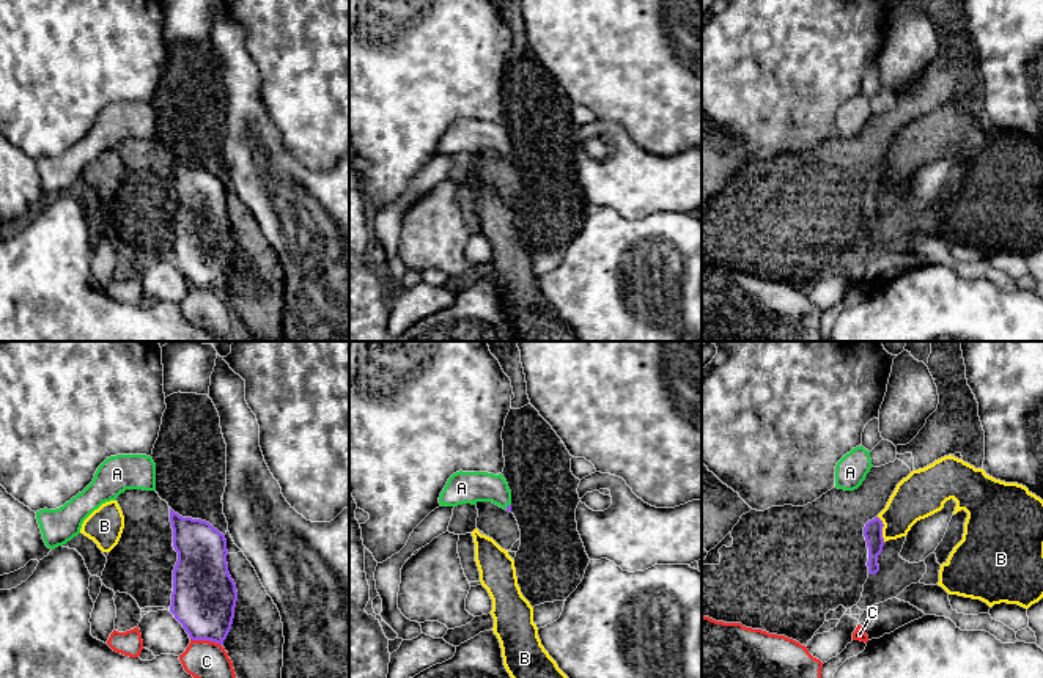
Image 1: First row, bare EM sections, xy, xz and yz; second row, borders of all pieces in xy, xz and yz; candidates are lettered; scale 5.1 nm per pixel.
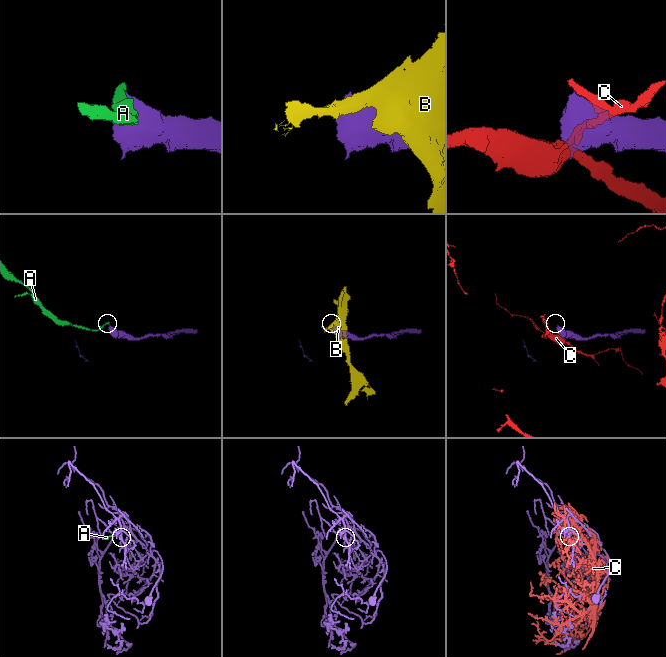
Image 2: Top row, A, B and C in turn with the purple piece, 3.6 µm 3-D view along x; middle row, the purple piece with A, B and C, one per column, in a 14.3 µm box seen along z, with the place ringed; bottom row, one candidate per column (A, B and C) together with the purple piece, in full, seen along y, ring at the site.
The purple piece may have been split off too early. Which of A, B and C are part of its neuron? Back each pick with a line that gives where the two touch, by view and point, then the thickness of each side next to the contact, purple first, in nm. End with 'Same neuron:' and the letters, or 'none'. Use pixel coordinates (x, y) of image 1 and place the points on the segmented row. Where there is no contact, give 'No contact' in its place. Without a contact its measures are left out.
A: Touches purple at xz (507, 507). Thickness 30 nm (purple) against 160 nm
Same neuron: A

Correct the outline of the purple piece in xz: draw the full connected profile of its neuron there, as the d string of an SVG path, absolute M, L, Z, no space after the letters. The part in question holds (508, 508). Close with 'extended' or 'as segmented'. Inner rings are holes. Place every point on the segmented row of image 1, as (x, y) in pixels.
M459 470L448 478L439 497L440 507L478 502L492 502L511 513L511 491L502 473Z | extended

